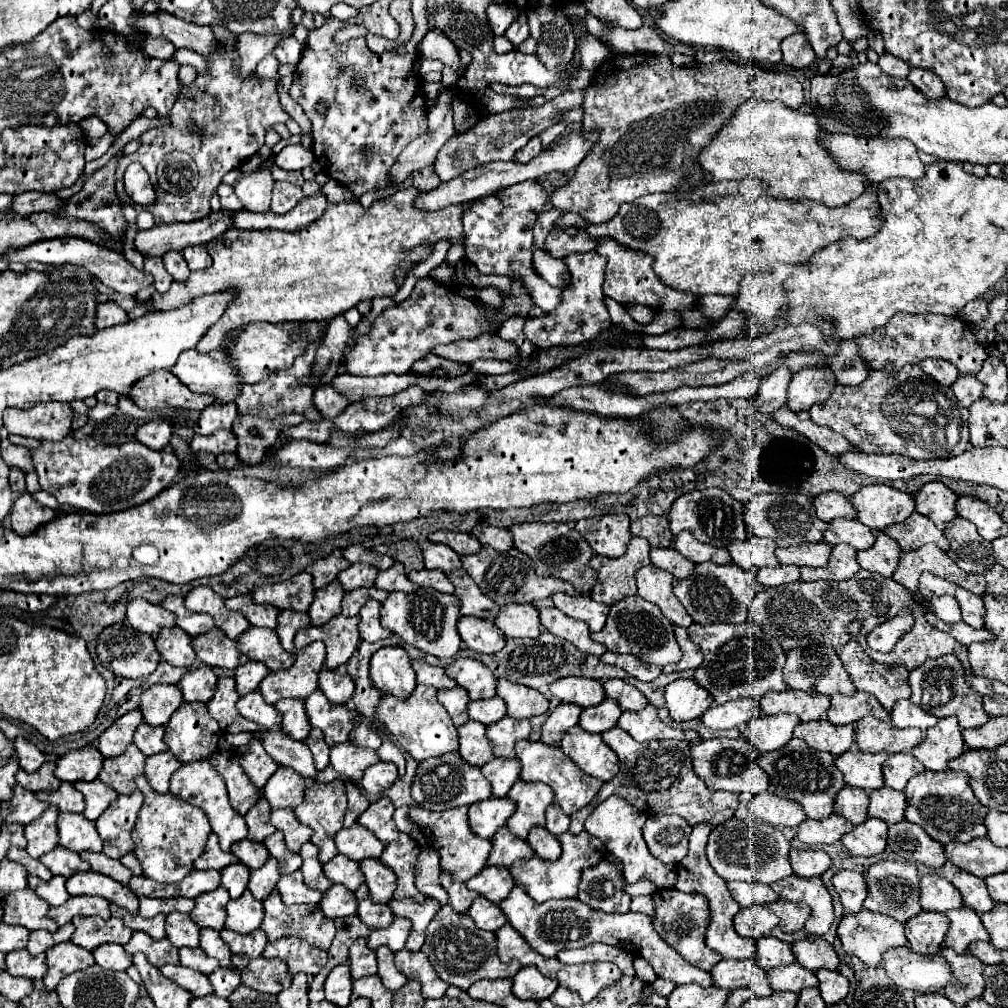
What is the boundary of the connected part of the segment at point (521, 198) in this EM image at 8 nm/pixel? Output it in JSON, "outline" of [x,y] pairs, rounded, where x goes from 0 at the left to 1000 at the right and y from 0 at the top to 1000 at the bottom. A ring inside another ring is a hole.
{"outline":[[[522,180],[508,184],[506,188],[496,188],[486,195],[470,199],[470,205],[462,211],[460,227],[462,239],[460,249],[462,257],[480,273],[500,273],[508,279],[518,279],[522,289],[526,291],[528,299],[538,307],[546,309],[554,303],[556,287],[544,283],[528,265],[528,225],[534,211],[540,207],[544,193],[534,180]]]}

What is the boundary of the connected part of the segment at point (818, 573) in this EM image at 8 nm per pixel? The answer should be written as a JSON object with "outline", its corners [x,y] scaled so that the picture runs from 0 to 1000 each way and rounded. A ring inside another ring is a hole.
{"outline":[[[831,541],[825,545],[823,557],[819,563],[808,564],[808,563],[794,563],[798,576],[812,576],[812,574],[841,574],[847,568],[853,566],[853,561],[849,557],[849,545],[843,541]]]}

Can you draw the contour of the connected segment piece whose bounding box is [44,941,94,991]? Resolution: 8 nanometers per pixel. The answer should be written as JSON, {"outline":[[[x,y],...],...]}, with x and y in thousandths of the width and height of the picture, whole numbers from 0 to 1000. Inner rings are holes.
{"outline":[[[65,934],[65,936],[54,938],[46,945],[46,955],[48,955],[48,963],[44,967],[44,977],[46,977],[46,981],[52,983],[52,981],[56,981],[60,971],[63,971],[65,967],[93,957],[93,949],[89,943]]]}

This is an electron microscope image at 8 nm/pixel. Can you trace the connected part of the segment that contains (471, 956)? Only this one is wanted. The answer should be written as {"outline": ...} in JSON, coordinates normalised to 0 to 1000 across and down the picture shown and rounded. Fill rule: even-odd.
{"outline":[[[440,898],[433,910],[425,918],[423,936],[419,938],[419,945],[427,951],[431,963],[444,977],[452,977],[456,981],[464,981],[468,975],[476,971],[498,971],[510,969],[516,961],[514,953],[498,955],[492,947],[492,928],[486,924],[478,924],[466,914],[462,906],[450,906],[446,898]]]}

